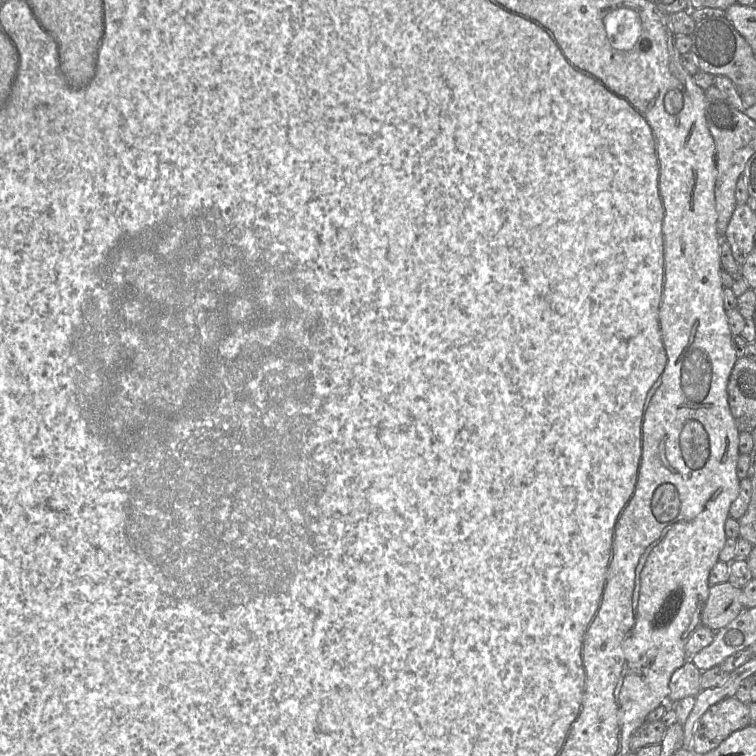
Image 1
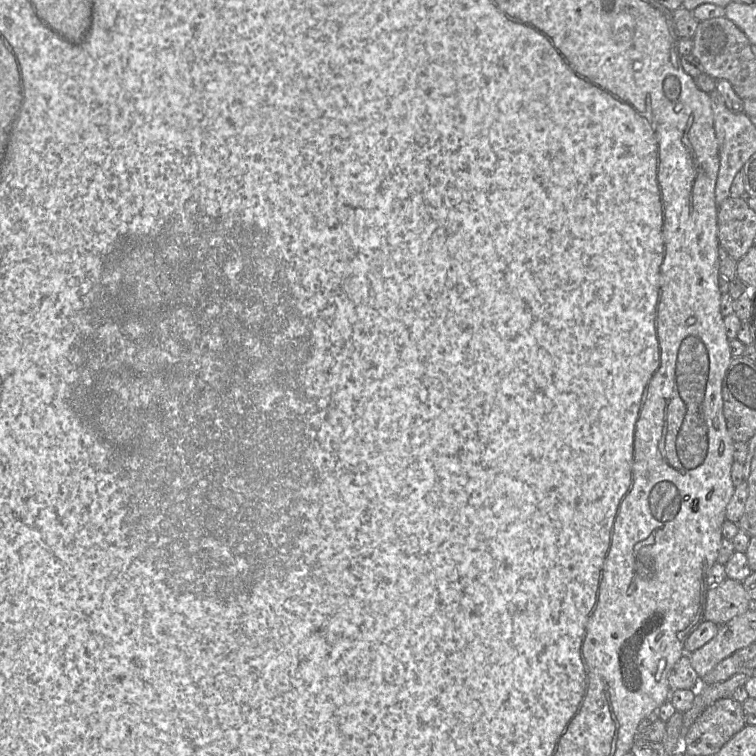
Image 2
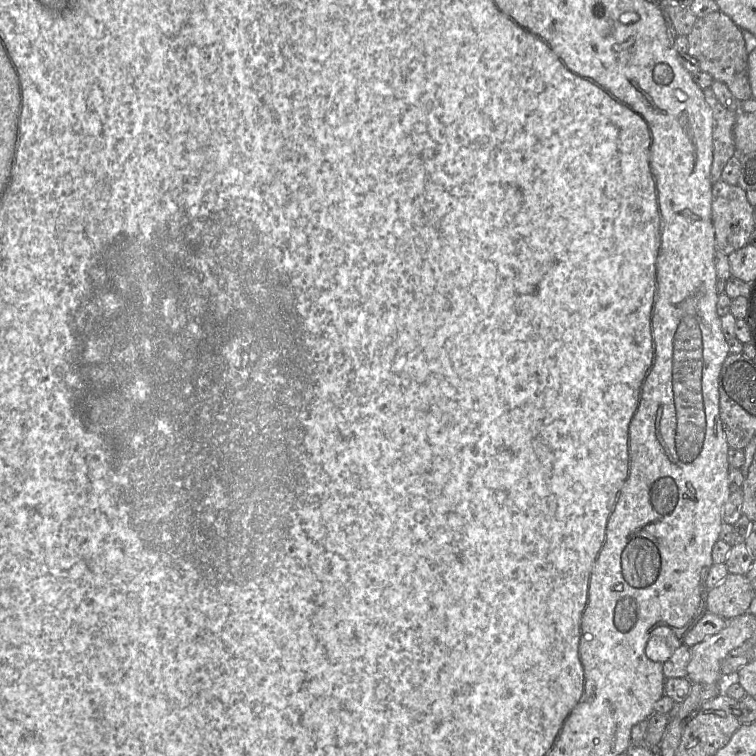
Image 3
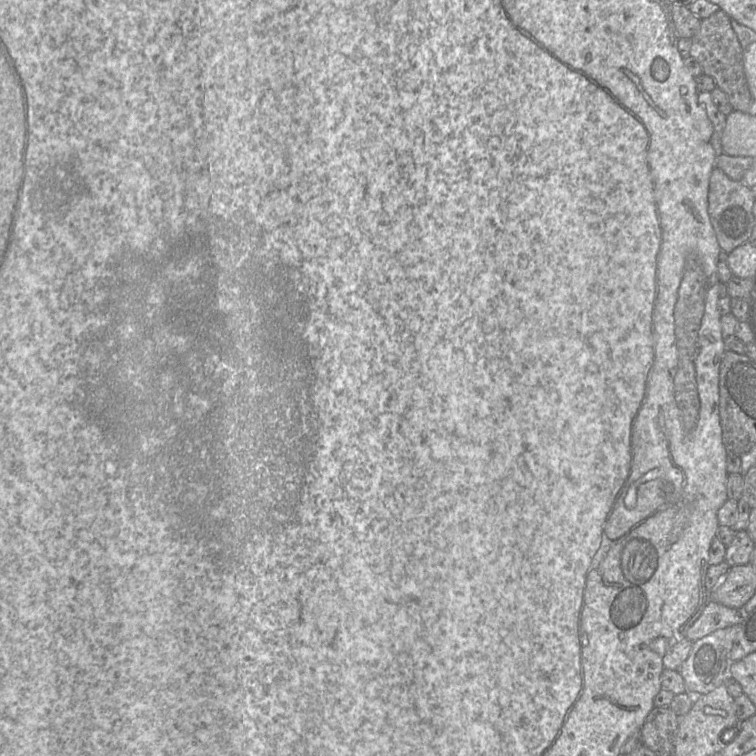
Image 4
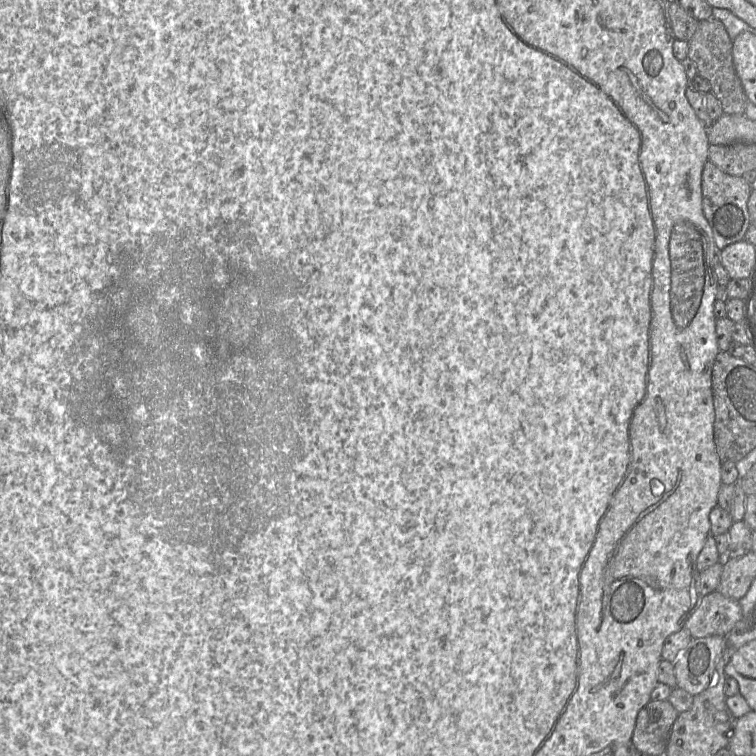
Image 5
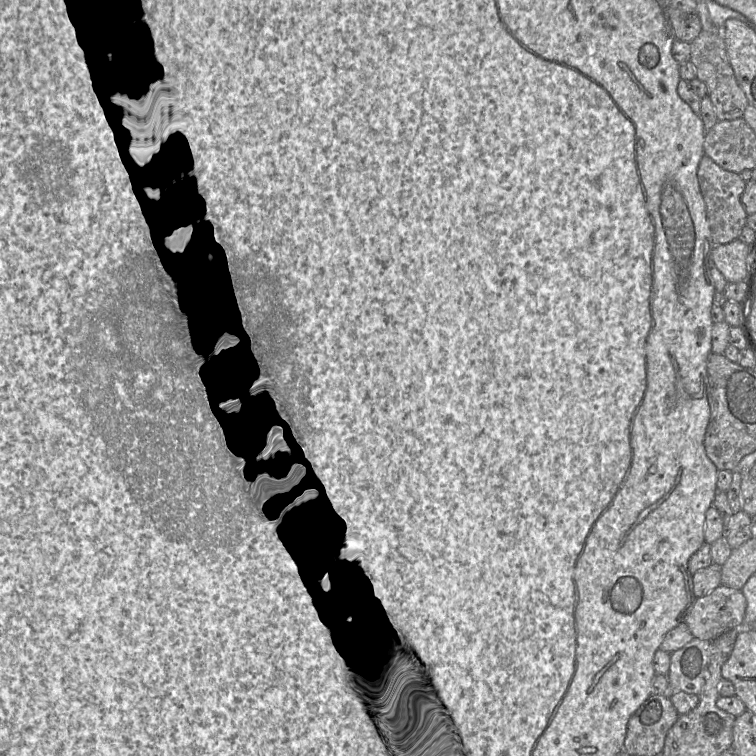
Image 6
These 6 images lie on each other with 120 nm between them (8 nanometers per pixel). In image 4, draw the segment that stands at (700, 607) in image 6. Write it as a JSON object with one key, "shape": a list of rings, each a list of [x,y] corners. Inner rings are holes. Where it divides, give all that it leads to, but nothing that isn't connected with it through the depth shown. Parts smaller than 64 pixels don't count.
{"shape":[[[710,601],[704,608],[702,614],[686,632],[686,638],[691,642],[695,642],[714,631],[737,625],[741,619],[741,610],[732,609]]]}

